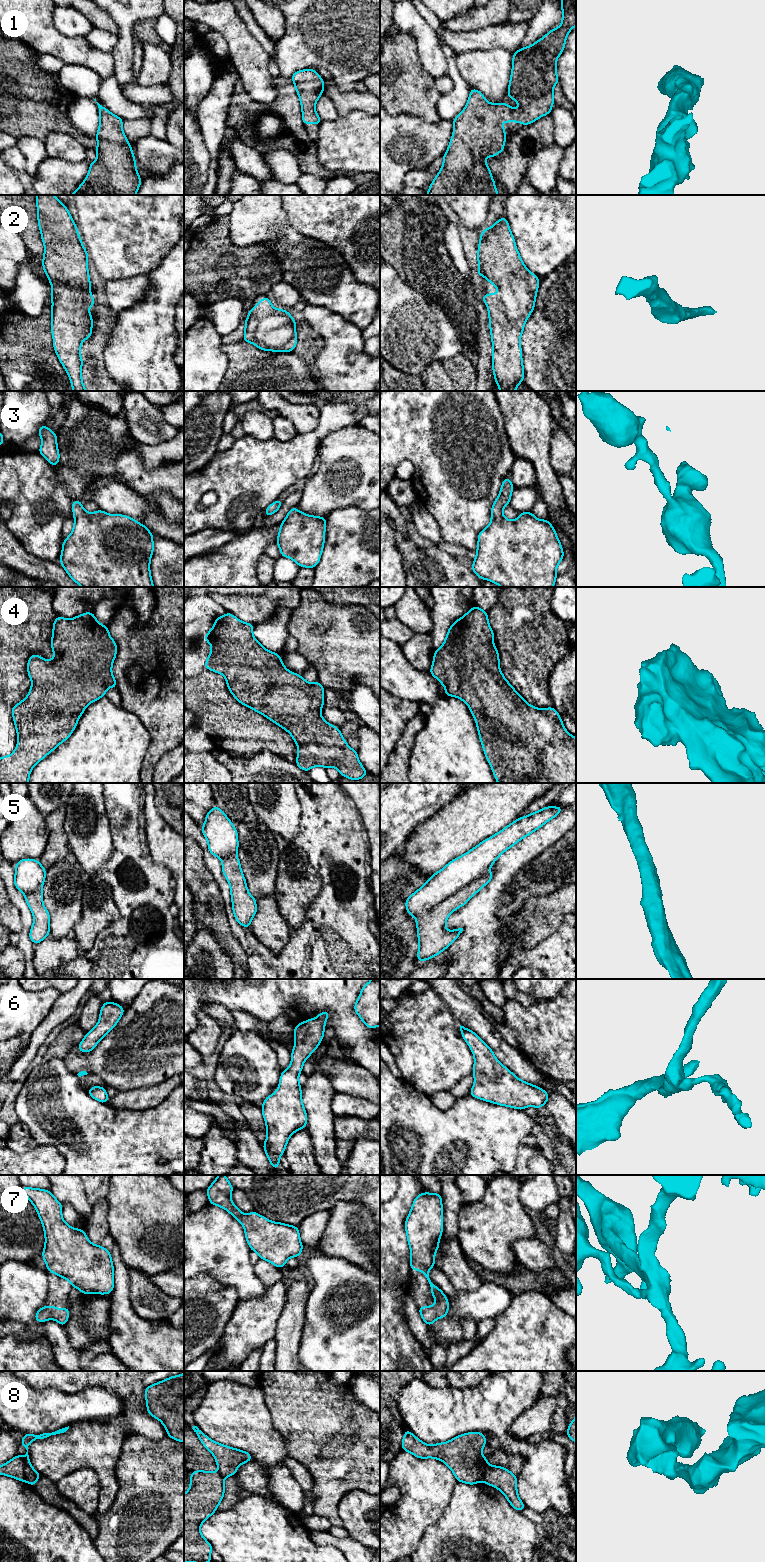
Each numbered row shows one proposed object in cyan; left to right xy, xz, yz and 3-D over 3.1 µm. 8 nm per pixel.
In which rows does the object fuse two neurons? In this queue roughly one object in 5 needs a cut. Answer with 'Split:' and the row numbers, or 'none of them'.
Split: 5, 8

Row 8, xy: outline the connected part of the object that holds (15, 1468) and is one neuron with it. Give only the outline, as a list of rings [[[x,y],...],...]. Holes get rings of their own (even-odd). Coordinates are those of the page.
[[[17,1454],[10,1461],[0,1466],[0,1474],[27,1482],[24,1458]]]

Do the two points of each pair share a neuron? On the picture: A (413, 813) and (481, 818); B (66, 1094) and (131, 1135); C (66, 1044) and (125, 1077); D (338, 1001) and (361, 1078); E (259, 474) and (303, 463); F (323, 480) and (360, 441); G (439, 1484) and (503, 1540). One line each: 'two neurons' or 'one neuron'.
A: two neurons
B: one neuron
C: two neurons
D: two neurons
E: one neuron
F: one neuron
G: two neurons

